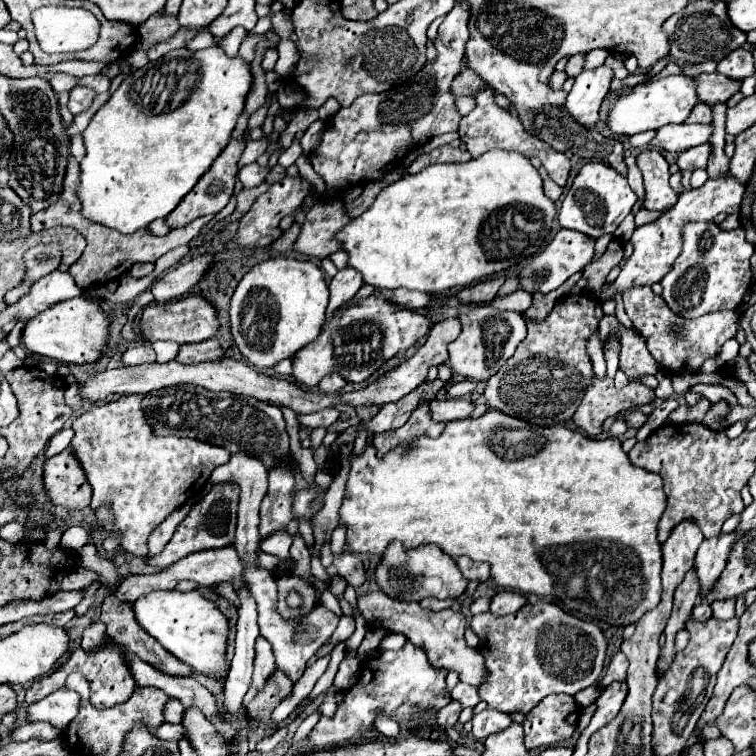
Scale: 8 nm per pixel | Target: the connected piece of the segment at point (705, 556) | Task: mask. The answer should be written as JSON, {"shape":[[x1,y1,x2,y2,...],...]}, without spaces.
{"shape":[[719,533,701,543,695,557,695,569,701,581,701,595,707,595,711,591,713,583,725,569,727,555,735,541,737,541,735,533]]}

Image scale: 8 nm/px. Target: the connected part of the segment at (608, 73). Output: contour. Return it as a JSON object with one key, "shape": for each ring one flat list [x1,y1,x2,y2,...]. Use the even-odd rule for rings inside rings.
{"shape":[[605,65,597,69,583,69,565,99,567,111,585,127,593,127,599,119,599,107,613,81,613,71]]}

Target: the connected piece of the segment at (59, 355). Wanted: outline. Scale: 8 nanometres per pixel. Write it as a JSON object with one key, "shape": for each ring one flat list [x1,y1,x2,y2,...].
{"shape":[[73,297,33,317,23,331,23,345,33,355,49,357,67,365,87,365,95,363,109,345,109,325,111,319,97,303,91,303,85,297]]}

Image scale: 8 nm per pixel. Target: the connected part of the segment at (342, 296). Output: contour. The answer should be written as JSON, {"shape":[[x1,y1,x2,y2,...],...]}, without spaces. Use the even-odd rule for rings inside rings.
{"shape":[[345,267,341,269,329,283,330,299,327,306,325,323,323,324,323,329,325,325,331,320,331,315,337,307,345,305,347,301,351,301,355,297,355,293,361,289,363,285,363,279,361,279,361,273,351,269,351,267]]}

